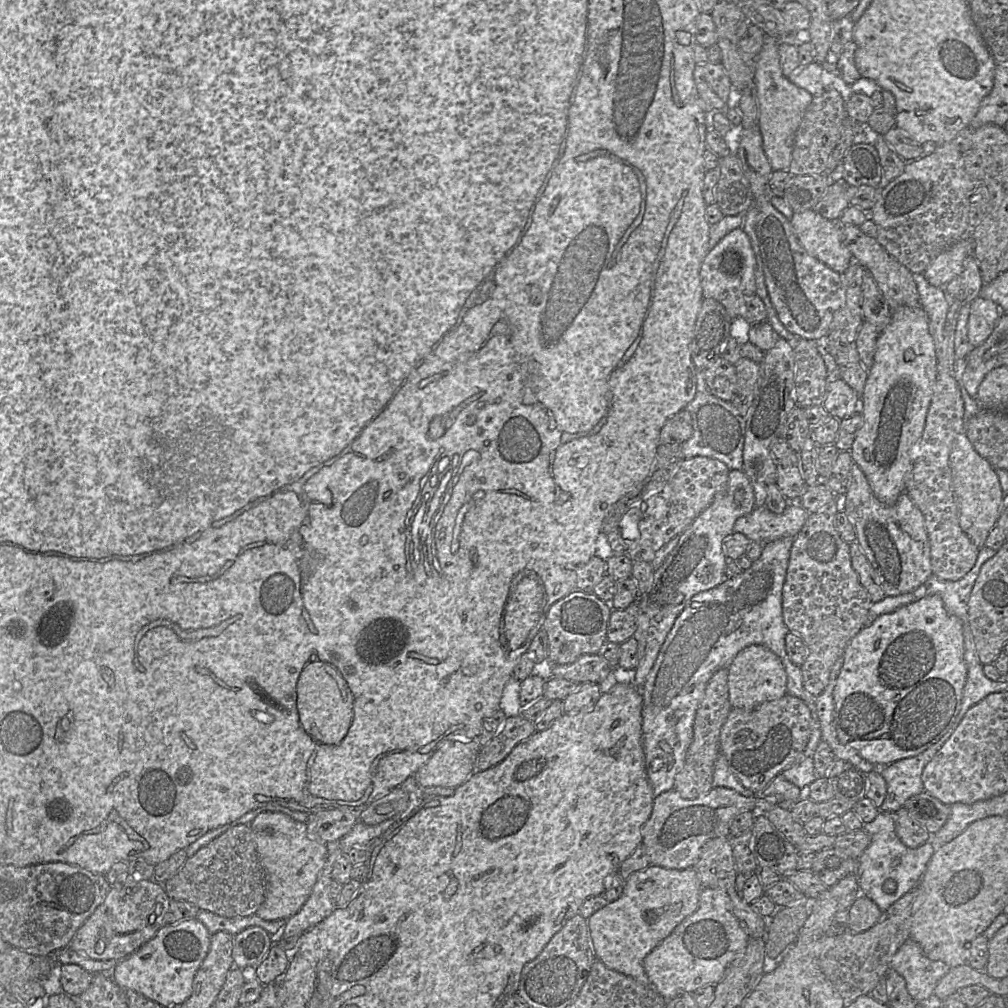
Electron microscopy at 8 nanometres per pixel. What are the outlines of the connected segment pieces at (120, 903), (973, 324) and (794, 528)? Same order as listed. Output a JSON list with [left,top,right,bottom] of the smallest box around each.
[[68,873,169,961],[968,296,1000,347],[733,502,810,543]]

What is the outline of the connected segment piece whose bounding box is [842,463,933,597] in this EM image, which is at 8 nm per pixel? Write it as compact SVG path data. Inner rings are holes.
M853 463L850 488L842 497L842 510L852 522L856 541L878 574L886 596L913 592L933 575L924 516L906 491L894 505L882 503L875 497L860 466Z

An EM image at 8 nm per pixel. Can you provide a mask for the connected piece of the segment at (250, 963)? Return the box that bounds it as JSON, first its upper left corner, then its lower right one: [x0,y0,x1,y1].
[232,927,272,968]

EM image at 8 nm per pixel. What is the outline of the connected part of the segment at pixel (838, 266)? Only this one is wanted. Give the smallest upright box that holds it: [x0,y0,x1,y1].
[790,209,854,274]

